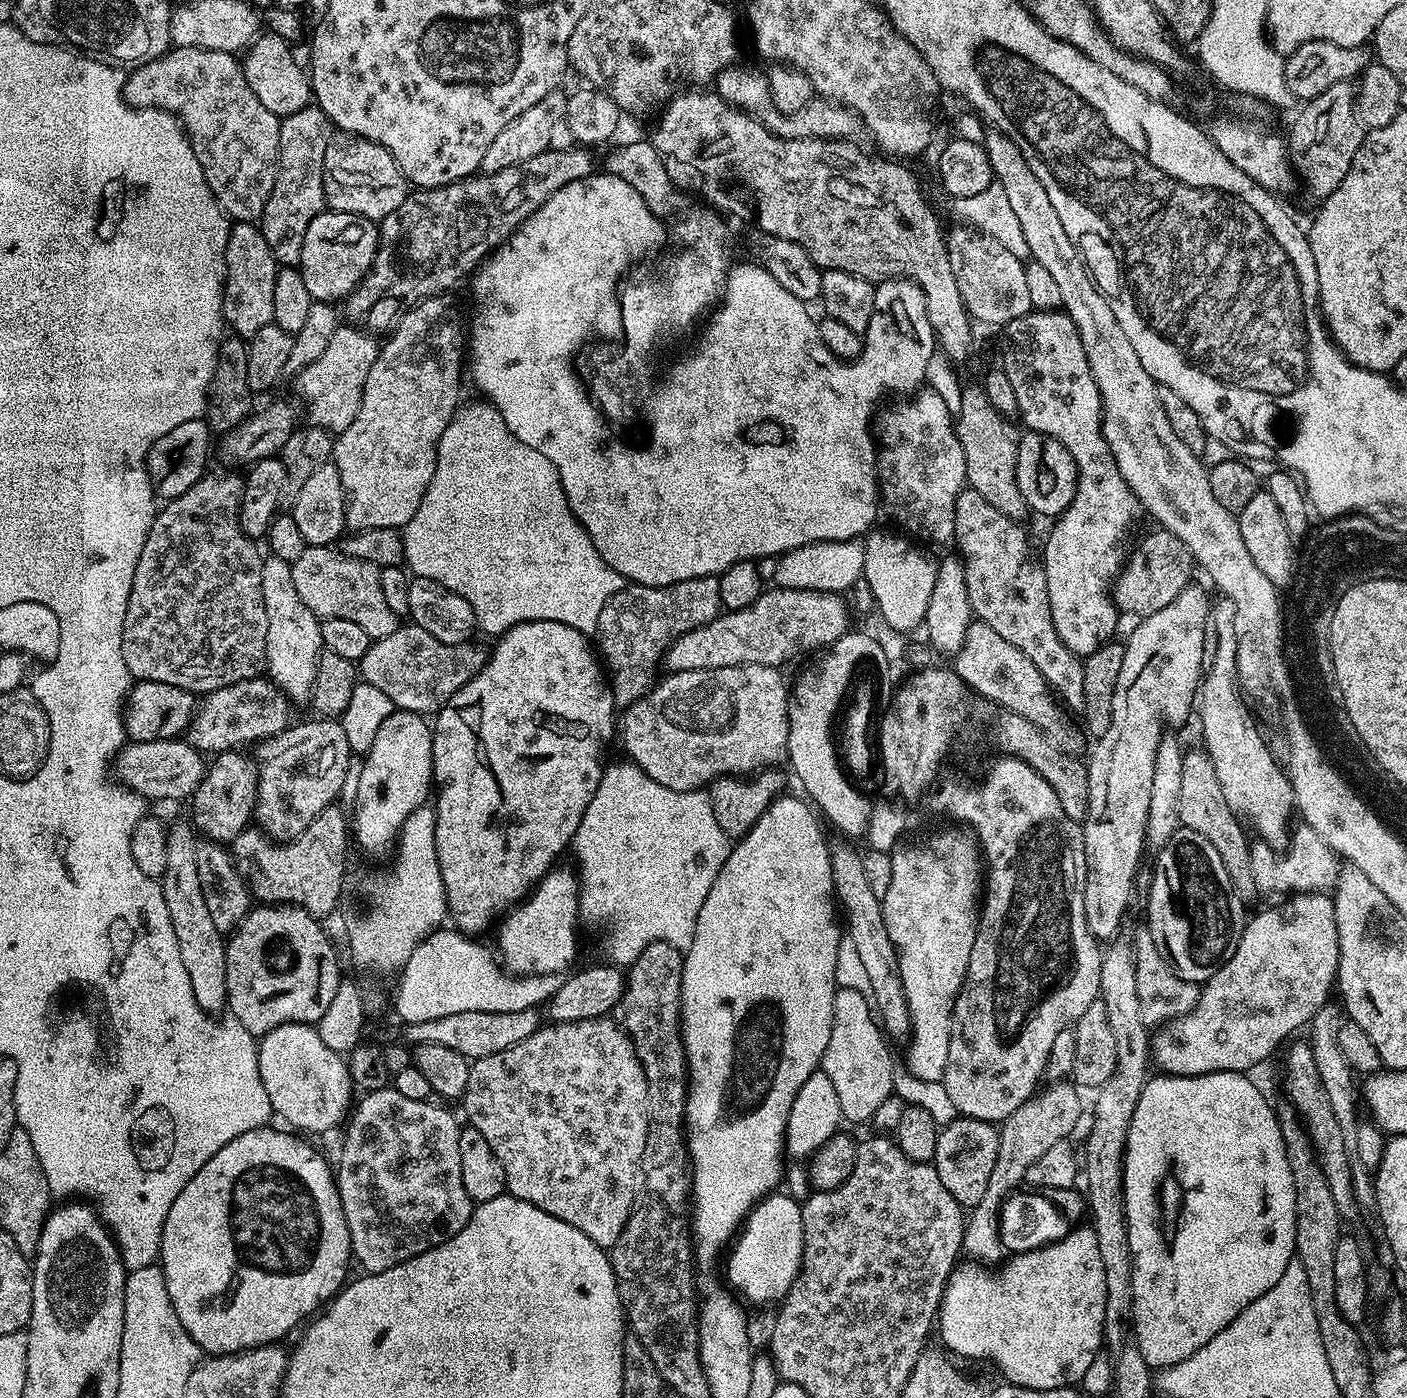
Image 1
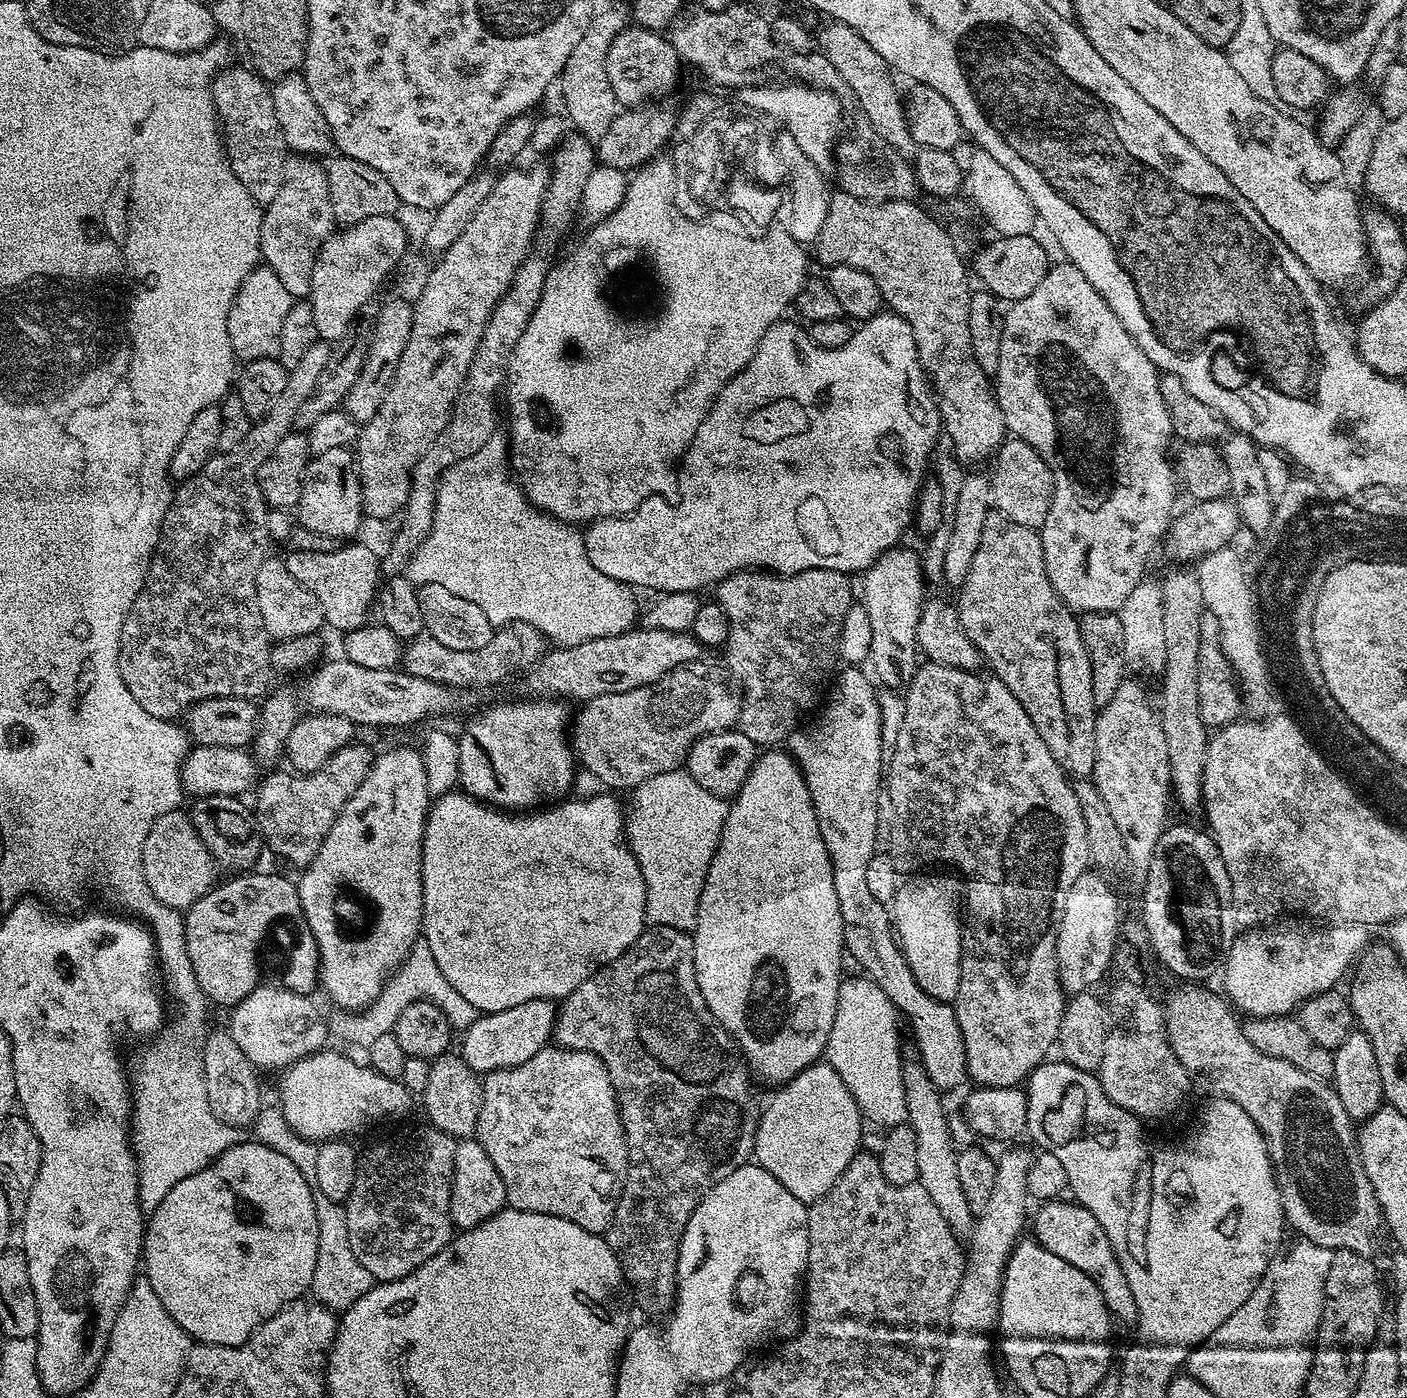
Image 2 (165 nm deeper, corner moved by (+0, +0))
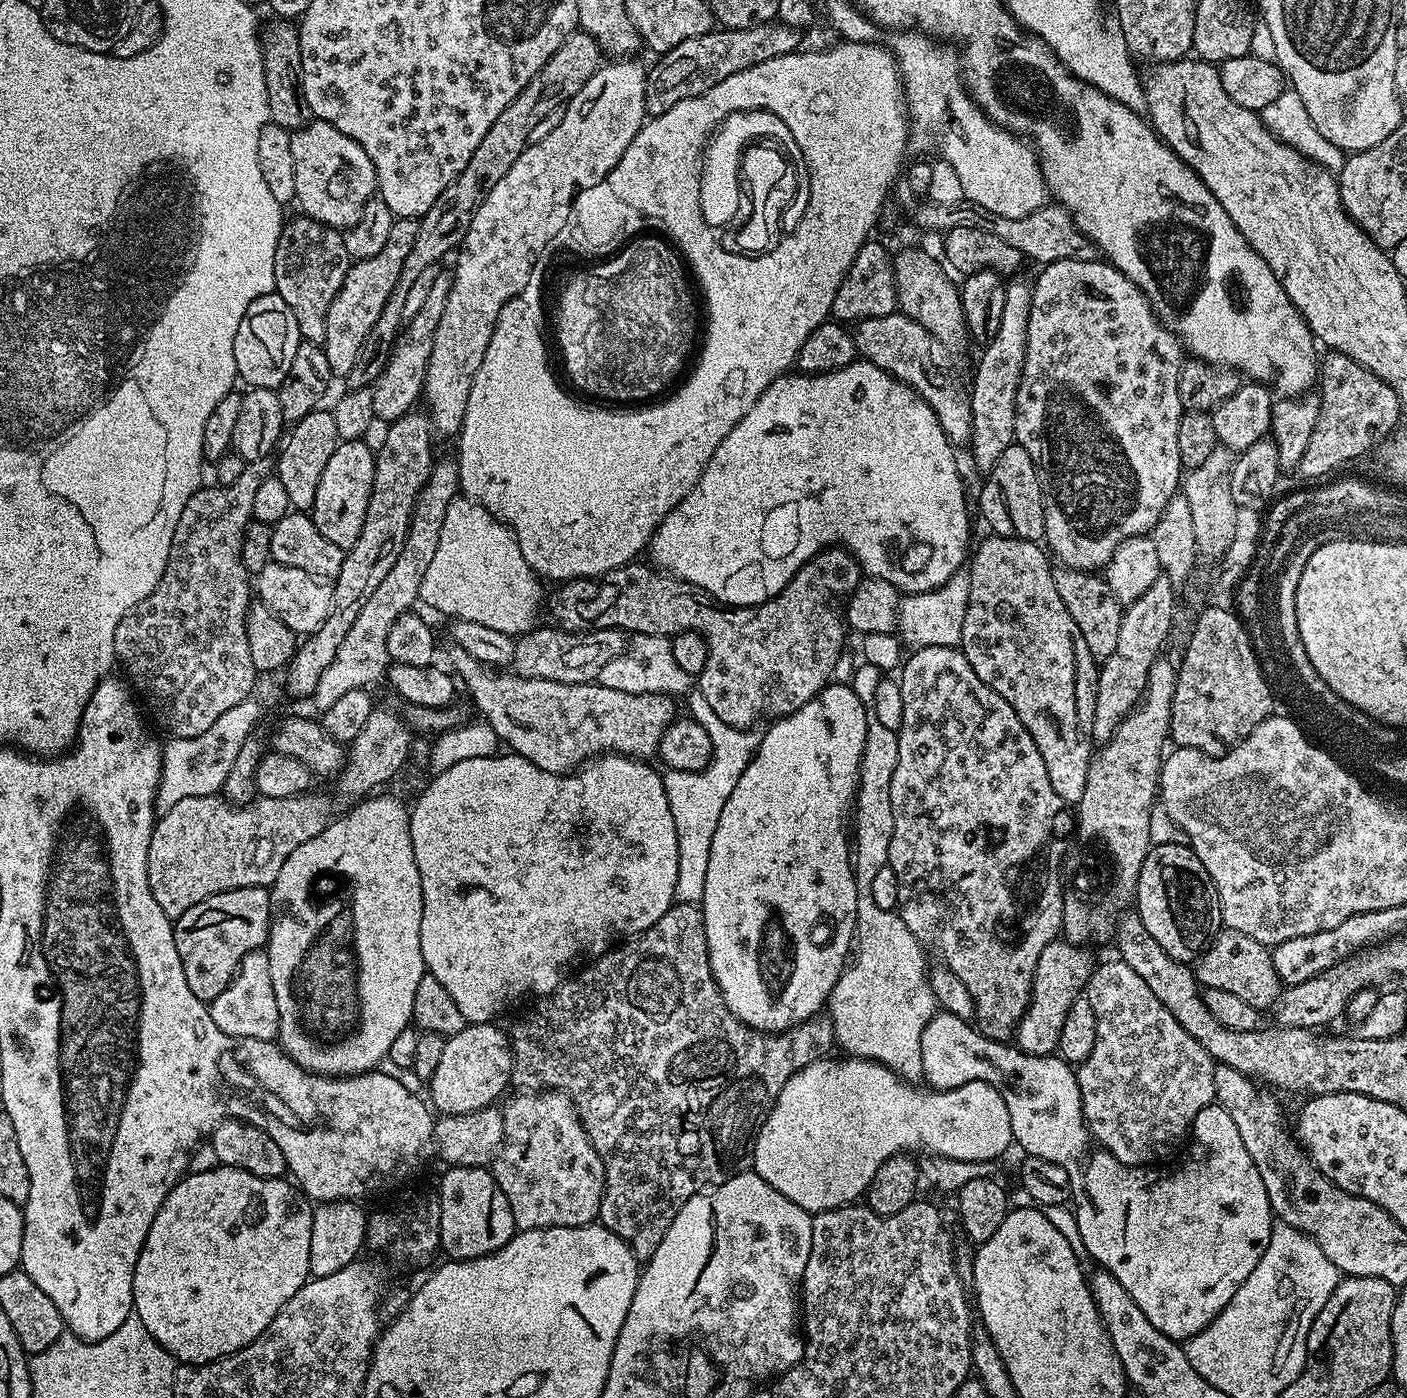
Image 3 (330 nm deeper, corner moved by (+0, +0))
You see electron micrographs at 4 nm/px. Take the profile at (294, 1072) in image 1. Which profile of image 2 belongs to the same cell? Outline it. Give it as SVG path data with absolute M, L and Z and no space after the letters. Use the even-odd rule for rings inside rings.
M257 986L242 1003L237 1004L230 1012L230 1016L232 1016L230 1031L234 1042L238 1042L242 1054L246 1054L246 1058L250 1058L250 1062L257 1070L264 1070L264 1068L283 1070L290 1067L294 1062L321 1051L327 1045L324 1043L328 1040L328 1024L324 1021L323 1014L316 1009L315 1002L311 1000L313 997L303 992L292 992L288 988L279 986L264 987Z

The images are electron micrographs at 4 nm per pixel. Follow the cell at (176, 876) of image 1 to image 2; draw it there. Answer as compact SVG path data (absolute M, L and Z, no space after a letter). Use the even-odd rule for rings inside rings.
M209 1031L204 1037L202 1049L204 1057L204 1081L208 1091L208 1101L210 1110L224 1124L229 1124L231 1128L243 1129L252 1126L256 1121L262 1107L260 1101L260 1080L258 1070L242 1054L238 1042L234 1042L231 1031L224 1032Z

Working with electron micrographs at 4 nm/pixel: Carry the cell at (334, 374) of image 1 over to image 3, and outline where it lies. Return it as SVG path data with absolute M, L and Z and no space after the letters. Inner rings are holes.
M441 271L440 276L434 278L434 286L430 286L430 294L418 310L418 314L414 314L414 318L403 325L400 335L396 337L396 346L392 349L392 357L386 362L376 383L371 385L374 414L377 421L397 420L417 407L424 391L430 350L434 346L434 330L438 330L438 322L442 322L442 310L446 310L451 285L451 271Z

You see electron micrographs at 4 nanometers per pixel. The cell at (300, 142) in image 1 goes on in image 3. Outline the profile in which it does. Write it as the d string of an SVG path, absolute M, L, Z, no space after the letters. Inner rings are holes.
M303 214L297 216L297 220L289 219L285 223L276 243L274 250L275 292L282 298L282 302L286 302L286 306L290 306L290 311L294 314L294 322L298 322L301 337L309 344L323 345L326 334L326 314L338 290L342 290L342 282L350 267L350 257L344 245L344 232L341 229L331 228Z

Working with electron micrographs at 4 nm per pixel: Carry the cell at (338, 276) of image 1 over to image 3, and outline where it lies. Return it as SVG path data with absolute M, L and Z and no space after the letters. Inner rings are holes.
M393 219L390 238L386 238L384 249L374 254L374 258L357 260L349 267L346 278L342 282L342 290L338 290L326 314L326 334L322 347L326 354L326 362L330 362L333 377L346 378L350 370L354 370L354 362L360 357L372 327L378 322L402 274L402 266L405 265L410 249L414 246L414 238L418 238L418 223L415 219Z

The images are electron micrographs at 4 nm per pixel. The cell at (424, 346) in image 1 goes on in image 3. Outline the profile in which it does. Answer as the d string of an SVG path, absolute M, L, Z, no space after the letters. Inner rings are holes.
M620 58L615 62L608 63L599 68L590 78L590 82L586 82L586 86L582 86L582 90L578 90L578 94L574 94L574 98L565 104L565 114L563 115L562 122L554 127L550 134L546 134L541 141L529 144L525 148L524 153L518 158L518 162L514 162L514 166L510 166L510 170L506 170L504 177L494 185L494 190L490 190L490 194L486 194L486 202L482 202L482 206L478 206L478 214L474 214L474 222L470 222L470 230L466 230L466 238L458 249L461 256L456 260L456 268L453 267L451 269L452 285L450 286L450 294L446 302L446 310L442 310L442 322L438 322L438 330L434 330L434 346L430 350L430 362L426 370L426 382L424 383L424 391L422 393L423 403L428 403L426 415L432 421L432 431L437 437L455 437L459 433L460 427L464 425L466 402L470 398L472 379L478 370L478 366L482 366L482 354L486 354L486 346L490 346L490 334L494 334L494 326L498 322L498 314L502 314L502 306L506 302L510 302L519 292L526 290L530 278L537 271L536 259L547 248L550 248L550 245L556 239L556 235L562 230L562 226L566 226L566 218L570 214L570 206L576 193L582 188L589 188L598 182L602 182L606 178L606 174L610 170L614 170L614 166L618 166L618 158L622 158L622 154L626 154L626 146L630 146L630 142L634 142L634 138L646 123L646 113L648 110L646 106L646 98L648 97L646 94L646 82L648 81L648 74L645 65L640 65L636 58Z

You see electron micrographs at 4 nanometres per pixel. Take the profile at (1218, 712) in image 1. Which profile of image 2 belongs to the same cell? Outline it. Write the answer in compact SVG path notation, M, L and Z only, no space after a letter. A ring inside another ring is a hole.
M1227 546L1206 554L1198 560L1194 571L1198 578L1198 586L1202 586L1202 602L1205 609L1212 612L1214 618L1218 618L1222 654L1226 654L1241 689L1267 689L1269 684L1263 657L1262 631L1259 628L1257 593L1251 583L1248 585L1248 572L1233 548Z

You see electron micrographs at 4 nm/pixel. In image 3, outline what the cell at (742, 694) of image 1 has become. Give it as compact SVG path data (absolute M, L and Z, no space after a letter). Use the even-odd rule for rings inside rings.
M452 646L449 647L448 660L451 671L458 677L459 683L468 687L468 692L472 695L472 700L476 703L476 708L481 712L483 723L488 724L494 730L494 734L498 734L501 745L509 744L511 751L517 756L525 756L530 762L534 762L534 766L538 766L543 772L558 772L567 774L575 772L577 768L589 763L593 758L603 756L605 754L615 754L617 756L630 756L633 758L652 758L657 755L660 739L665 730L672 725L673 720L677 719L676 712L677 702L671 695L640 695L638 693L624 693L622 690L610 689L597 682L589 682L586 684L563 684L562 682L554 682L553 680L525 680L523 676L515 674L504 675L498 670L489 670L487 667L481 666L477 660L470 658L470 654L466 654L466 650Z

